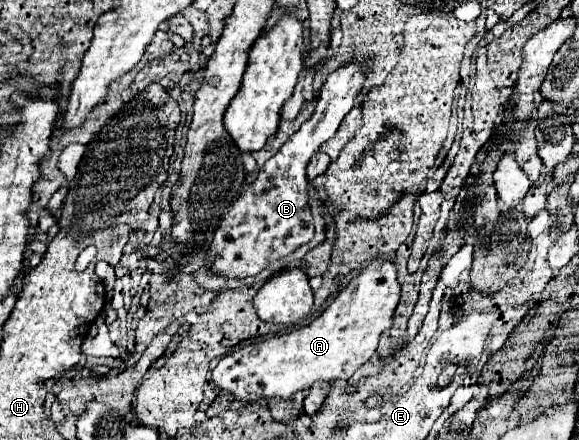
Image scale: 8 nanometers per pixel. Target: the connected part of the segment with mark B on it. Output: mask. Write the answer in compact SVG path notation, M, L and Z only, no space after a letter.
M355 64L339 68L325 80L311 118L305 120L301 128L279 148L279 152L263 164L255 182L241 190L225 218L221 218L205 256L211 274L223 278L257 276L271 262L285 258L313 238L315 226L309 208L311 184L305 170L309 160L319 152L319 146L337 132L341 120L347 116L345 110L353 108L363 80L365 74Z

